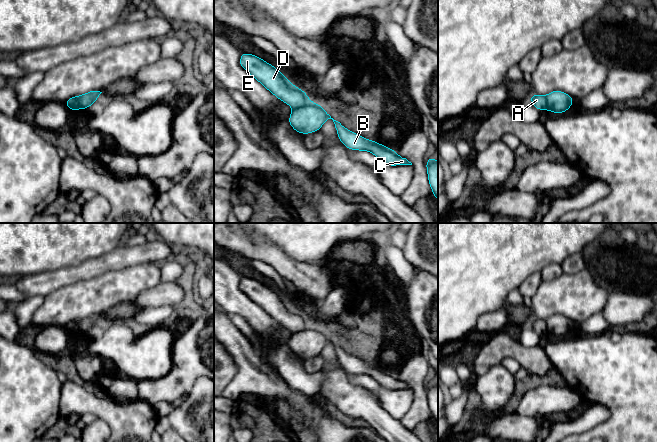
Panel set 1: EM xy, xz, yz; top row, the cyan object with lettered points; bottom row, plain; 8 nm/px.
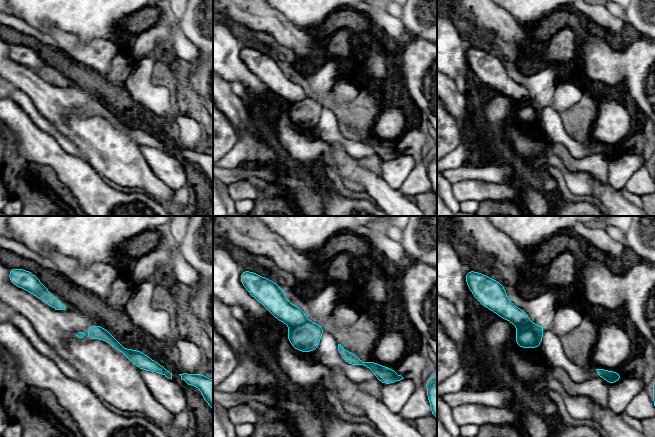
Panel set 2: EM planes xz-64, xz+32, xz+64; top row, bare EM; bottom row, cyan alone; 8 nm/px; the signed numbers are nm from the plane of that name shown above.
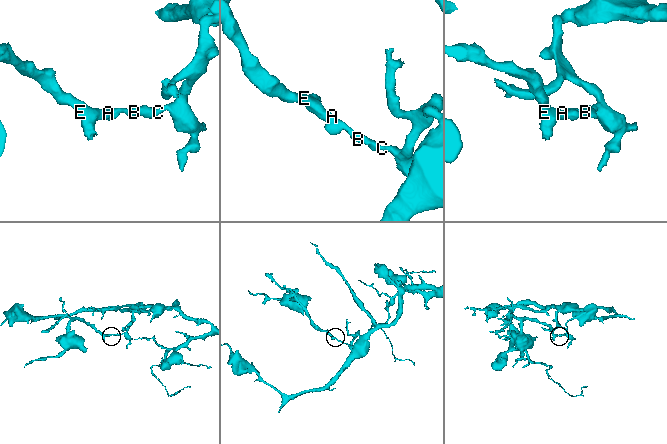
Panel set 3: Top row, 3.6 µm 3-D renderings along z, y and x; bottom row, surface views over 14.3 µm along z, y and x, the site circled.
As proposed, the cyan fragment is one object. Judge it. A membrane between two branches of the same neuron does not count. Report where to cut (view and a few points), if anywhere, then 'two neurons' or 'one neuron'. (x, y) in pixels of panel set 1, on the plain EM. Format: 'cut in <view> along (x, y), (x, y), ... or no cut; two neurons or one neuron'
cut in xz along (309, 324), (305, 329), (294, 333); two neurons

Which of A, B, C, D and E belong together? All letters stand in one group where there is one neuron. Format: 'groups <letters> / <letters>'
groups A D E / B C

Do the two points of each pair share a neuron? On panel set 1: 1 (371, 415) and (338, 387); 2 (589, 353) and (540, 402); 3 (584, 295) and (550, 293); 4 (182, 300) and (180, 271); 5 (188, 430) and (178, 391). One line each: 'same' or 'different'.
1: same
2: different
3: same
4: different
5: different

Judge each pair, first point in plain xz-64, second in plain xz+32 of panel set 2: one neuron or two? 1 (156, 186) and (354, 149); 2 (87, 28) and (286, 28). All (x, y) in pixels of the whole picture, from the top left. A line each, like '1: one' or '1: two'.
1: two
2: two

